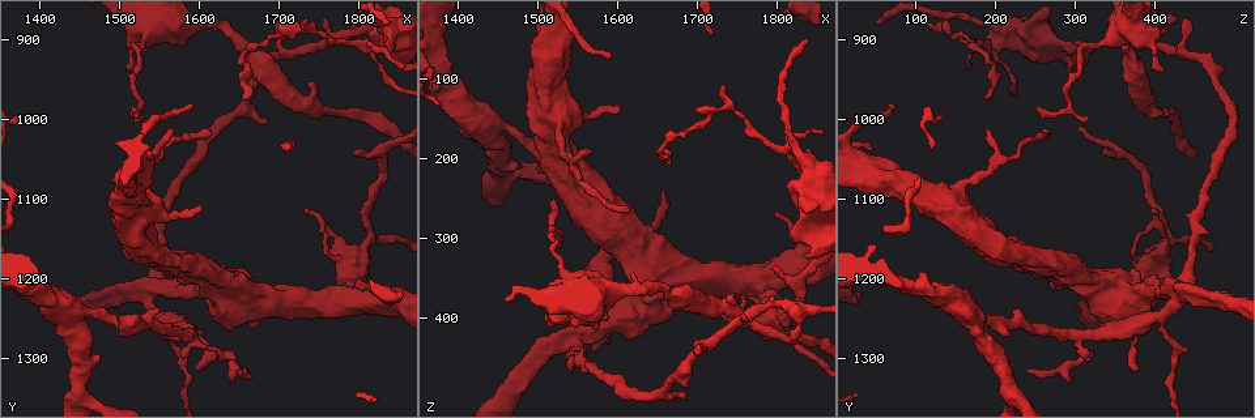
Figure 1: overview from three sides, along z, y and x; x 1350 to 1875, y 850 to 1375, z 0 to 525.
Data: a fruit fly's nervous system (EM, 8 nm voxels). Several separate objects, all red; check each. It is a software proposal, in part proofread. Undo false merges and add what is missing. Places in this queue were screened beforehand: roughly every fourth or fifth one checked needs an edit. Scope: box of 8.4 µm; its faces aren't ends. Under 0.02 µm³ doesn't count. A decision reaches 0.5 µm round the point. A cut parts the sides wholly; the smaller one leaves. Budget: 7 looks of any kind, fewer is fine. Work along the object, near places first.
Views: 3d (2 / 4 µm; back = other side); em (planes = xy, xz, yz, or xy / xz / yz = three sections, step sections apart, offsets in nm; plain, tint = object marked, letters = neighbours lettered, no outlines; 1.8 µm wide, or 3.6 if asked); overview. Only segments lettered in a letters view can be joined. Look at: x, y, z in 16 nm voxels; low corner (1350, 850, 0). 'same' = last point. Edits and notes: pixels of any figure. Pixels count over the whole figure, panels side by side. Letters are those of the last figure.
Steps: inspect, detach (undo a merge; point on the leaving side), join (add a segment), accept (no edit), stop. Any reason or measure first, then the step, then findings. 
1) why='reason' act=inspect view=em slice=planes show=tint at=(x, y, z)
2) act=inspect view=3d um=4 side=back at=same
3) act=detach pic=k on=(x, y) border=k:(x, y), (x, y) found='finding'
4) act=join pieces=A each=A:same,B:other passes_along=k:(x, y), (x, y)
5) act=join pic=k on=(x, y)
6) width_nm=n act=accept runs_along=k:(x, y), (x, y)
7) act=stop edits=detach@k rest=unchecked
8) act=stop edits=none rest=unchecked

why='an open end' act=inspect view=3d um=4 at=(1800, 1045, 330)

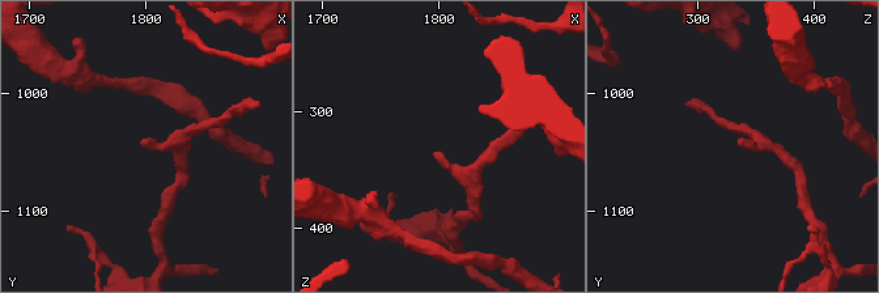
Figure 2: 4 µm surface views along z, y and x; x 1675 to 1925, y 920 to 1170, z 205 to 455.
why='shape alone is not enough' act=inspect view=em slice=yz step=8 show=letters at=(1798, 1044, 332)

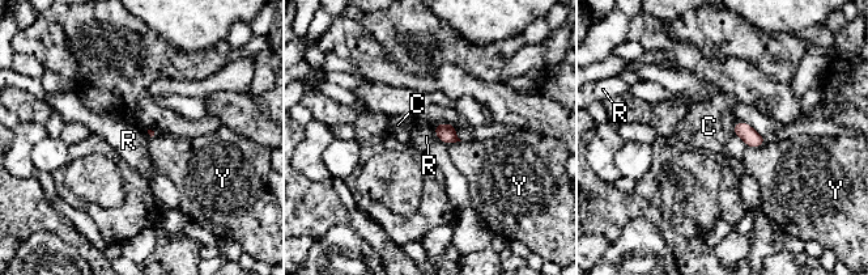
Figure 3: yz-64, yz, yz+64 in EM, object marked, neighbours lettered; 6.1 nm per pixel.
why='another direction' act=inspect view=em slice=planes show=letters at=same

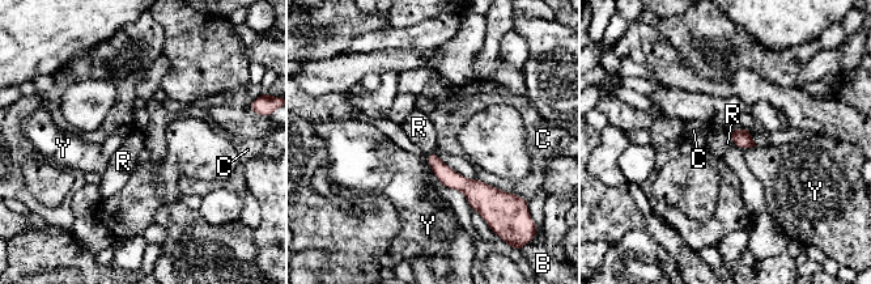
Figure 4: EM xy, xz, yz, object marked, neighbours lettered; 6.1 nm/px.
longest_contact=C:240nm act=accept each=B:other,C:other,R:other,Y:other runs_along=4:(429, 157), (451, 179), (493, 194) found='no lettered segment goes on from it'

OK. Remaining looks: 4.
why='an open end' act=inspect view=em slice=xz step=8 show=letters at=(1820, 905, 300)

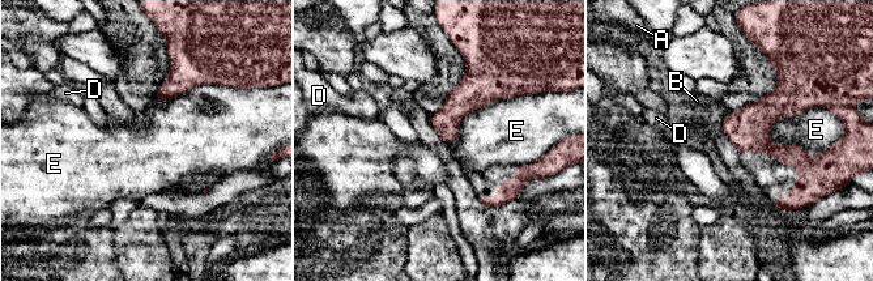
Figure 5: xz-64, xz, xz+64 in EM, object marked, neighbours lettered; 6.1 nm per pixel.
act=inspect view=em slice=xy step=8 show=letters at=same

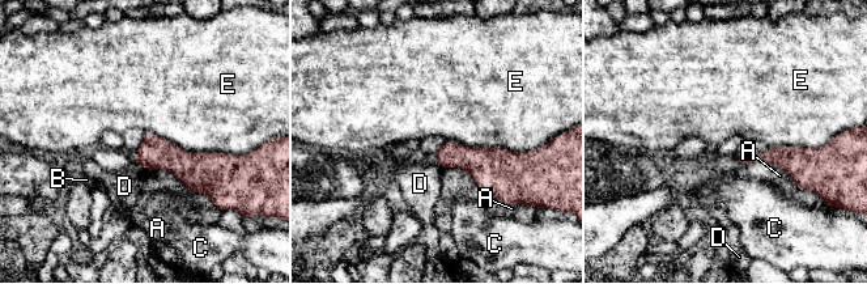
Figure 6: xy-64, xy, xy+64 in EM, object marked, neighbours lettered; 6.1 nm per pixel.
longest_contact=E:550nm act=accept each=A:other,B:other,C:other,D:other,E:other border=6:(144, 131), (187, 151), (233, 155) found='none of them fits'

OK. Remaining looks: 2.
why='calibre changes' act=inspect view=em slice=xy step=4 show=tint at=(1590, 1270, 310)

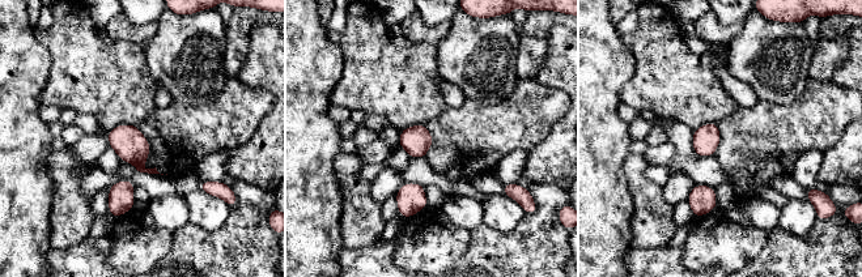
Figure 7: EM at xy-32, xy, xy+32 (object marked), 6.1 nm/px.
why='another direction' act=inspect view=em slice=yz step=8 show=letters at=same

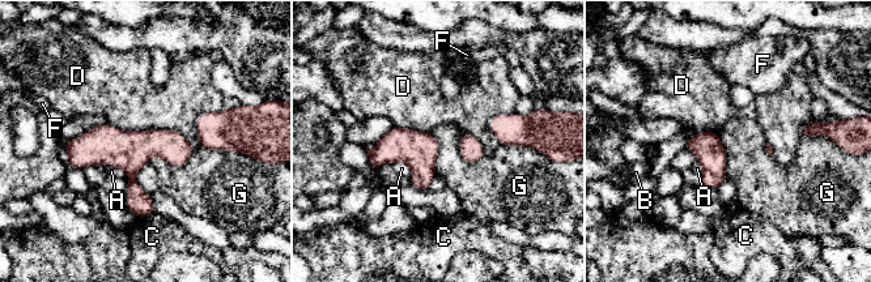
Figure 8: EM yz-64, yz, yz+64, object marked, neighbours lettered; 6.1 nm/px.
act=accept each=A:other,B:other,C:other,D:other,F:other,G:other border=8:(195, 150), (183, 166), (148, 162) found='continuous, no second cell'

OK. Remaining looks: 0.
act=stop edits=none rest=unchecked

